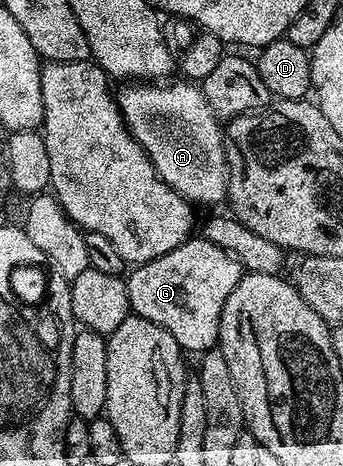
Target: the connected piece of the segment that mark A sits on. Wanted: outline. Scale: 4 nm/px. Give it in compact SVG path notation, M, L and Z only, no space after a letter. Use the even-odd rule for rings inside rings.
M130 81L125 84L126 87L121 92L117 92L116 98L118 108L122 114L122 119L126 122L126 127L130 130L130 135L144 149L144 153L152 161L152 165L156 169L156 173L164 180L172 189L176 189L176 193L180 193L189 199L191 204L199 205L198 203L222 203L225 204L228 199L230 189L230 172L226 165L226 144L224 142L224 127L217 115L214 114L212 105L208 105L208 101L204 97L201 86L195 85L190 81L178 81L182 83L170 83L174 81L166 81L159 85L154 81Z

